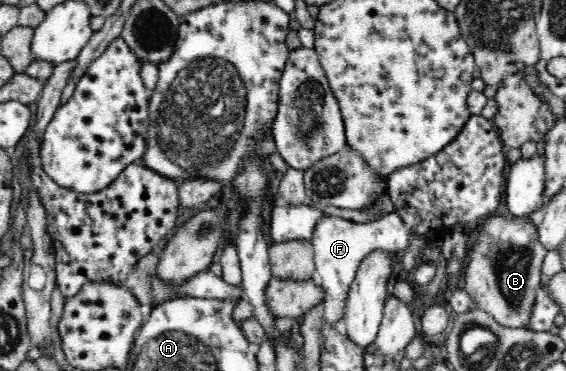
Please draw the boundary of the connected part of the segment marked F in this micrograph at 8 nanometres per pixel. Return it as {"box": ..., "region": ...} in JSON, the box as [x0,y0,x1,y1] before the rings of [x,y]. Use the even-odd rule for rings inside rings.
{"box":[311,211,409,325],"region":[[[392,211],[380,219],[368,223],[355,223],[341,217],[324,216],[318,220],[311,242],[314,248],[316,279],[324,288],[325,301],[323,302],[325,321],[327,324],[341,325],[347,310],[347,298],[351,283],[355,280],[358,268],[374,250],[390,252],[405,251],[409,244],[409,232],[405,222]]]}

